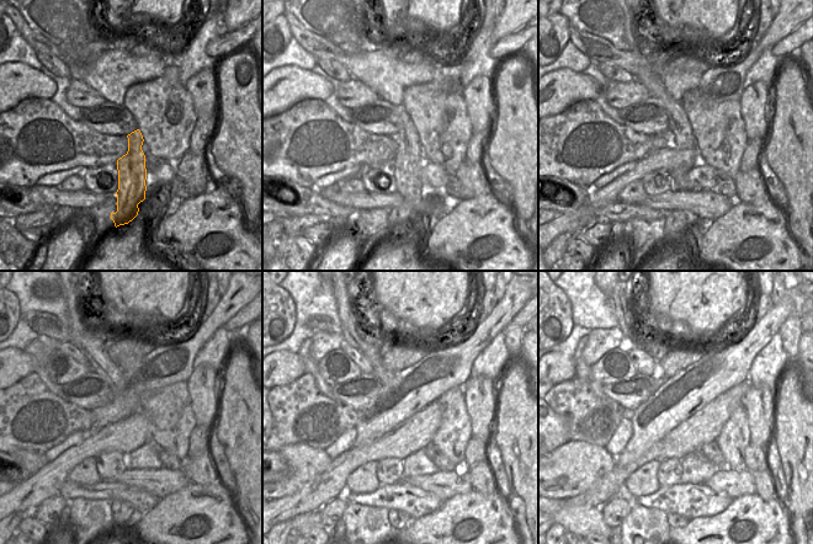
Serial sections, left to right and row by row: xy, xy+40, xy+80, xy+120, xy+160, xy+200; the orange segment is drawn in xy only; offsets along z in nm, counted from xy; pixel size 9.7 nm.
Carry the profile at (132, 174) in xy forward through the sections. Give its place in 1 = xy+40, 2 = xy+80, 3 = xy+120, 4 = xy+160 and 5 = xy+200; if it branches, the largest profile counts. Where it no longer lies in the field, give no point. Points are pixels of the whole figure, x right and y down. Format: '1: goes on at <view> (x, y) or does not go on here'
1: goes on at xy+40 (410, 159)
2: goes on at xy+80 (680, 127)
3: goes on at xy+120 (95, 345)
4: goes on at xy+160 (368, 344)
5: goes on at xy+200 (622, 312)

